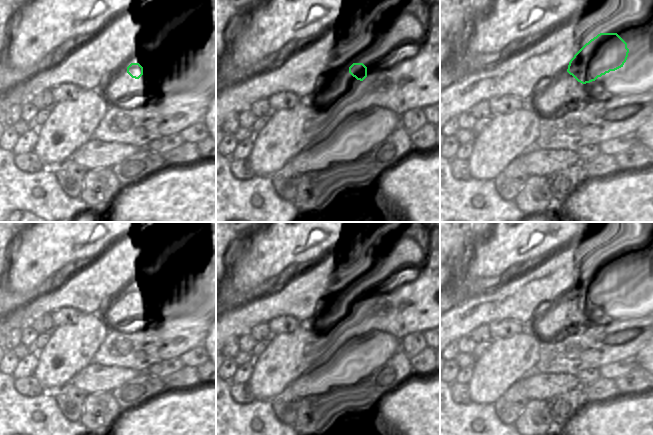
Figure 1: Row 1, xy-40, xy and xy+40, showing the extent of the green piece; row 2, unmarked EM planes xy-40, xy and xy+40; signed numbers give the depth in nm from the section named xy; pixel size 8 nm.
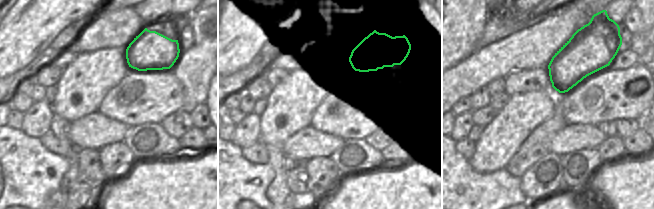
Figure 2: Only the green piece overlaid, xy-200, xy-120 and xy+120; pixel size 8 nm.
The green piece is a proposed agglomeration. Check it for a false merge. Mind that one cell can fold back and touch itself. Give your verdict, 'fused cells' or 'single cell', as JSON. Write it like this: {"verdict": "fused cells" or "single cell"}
{"verdict": "single cell"}

